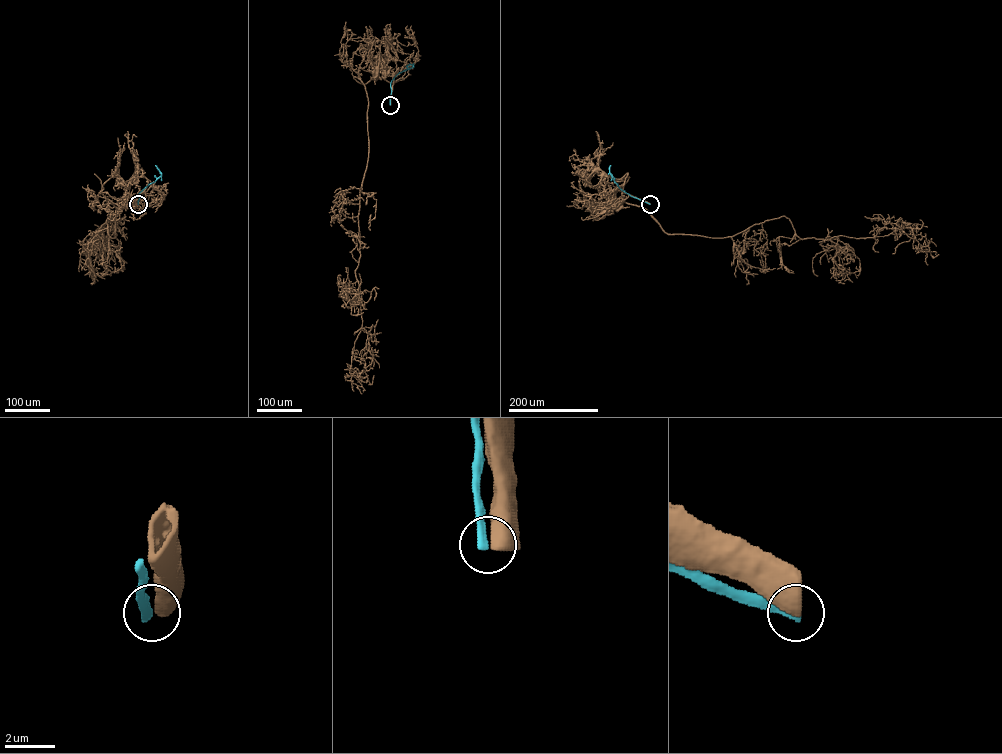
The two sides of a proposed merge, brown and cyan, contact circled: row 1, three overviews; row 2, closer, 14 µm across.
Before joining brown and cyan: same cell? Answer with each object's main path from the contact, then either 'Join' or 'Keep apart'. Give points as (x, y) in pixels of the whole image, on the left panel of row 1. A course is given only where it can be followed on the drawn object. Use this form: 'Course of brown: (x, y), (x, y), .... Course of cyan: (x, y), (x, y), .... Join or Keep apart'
Course of brown: (138, 204), (141, 195), (140, 203), (128, 202), (123, 208). Course of cyan: (138, 204), (138, 194), (161, 175), (155, 165). Keep apart

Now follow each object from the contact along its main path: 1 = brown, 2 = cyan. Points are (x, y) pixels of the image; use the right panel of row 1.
1: (650, 204), (629, 195), (621, 203), (608, 202), (609, 206), (618, 208)
2: (650, 204), (619, 187), (609, 172), (610, 165)

